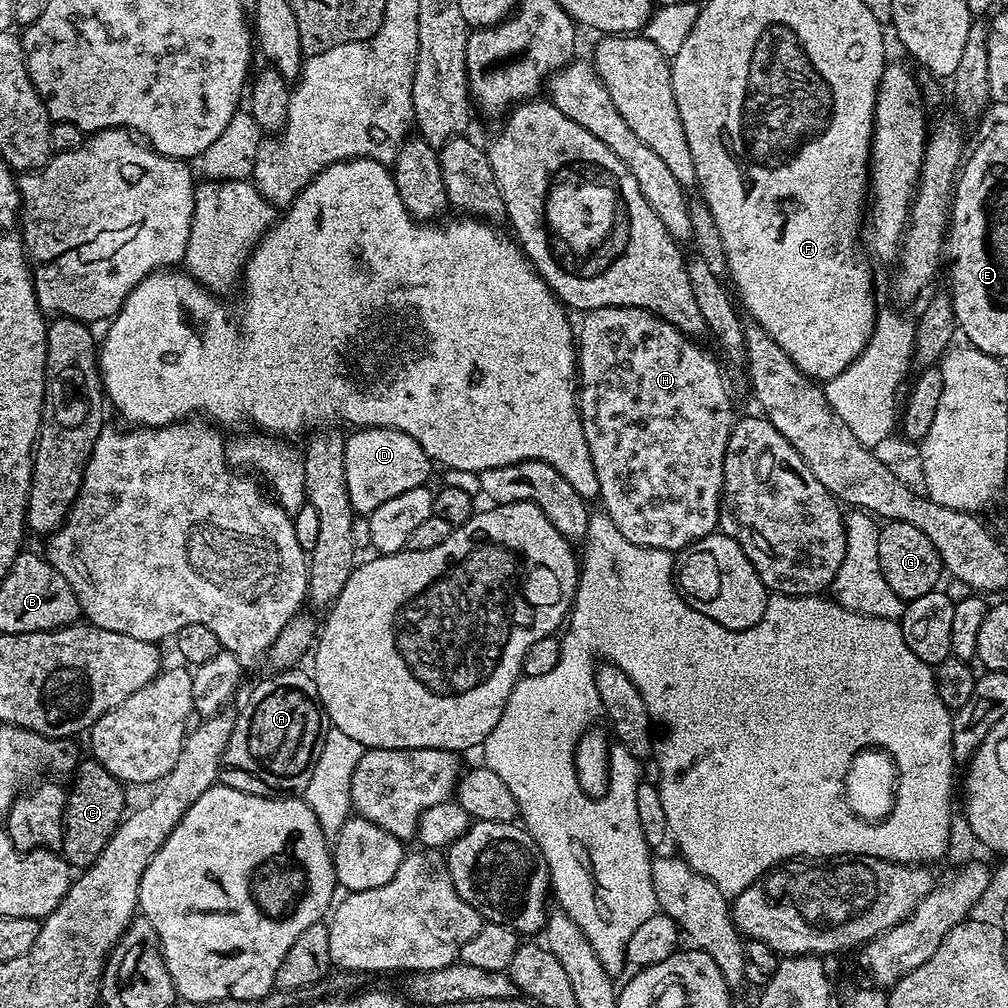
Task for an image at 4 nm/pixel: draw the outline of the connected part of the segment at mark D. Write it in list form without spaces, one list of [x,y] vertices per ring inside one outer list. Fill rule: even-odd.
[[[361,427],[344,441],[344,461],[346,462],[346,494],[350,496],[353,513],[370,514],[378,510],[382,502],[390,502],[406,490],[423,488],[429,483],[428,475],[434,469],[433,461],[428,459],[426,450],[410,438],[389,428]]]

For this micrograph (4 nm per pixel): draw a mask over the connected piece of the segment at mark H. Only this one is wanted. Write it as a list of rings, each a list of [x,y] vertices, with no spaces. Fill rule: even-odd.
[[[599,308],[583,313],[581,320],[584,321],[578,324],[578,407],[582,430],[586,434],[586,446],[590,446],[590,458],[594,462],[594,474],[598,474],[599,503],[604,503],[601,504],[603,511],[608,513],[614,526],[622,530],[622,538],[638,546],[679,553],[681,548],[698,542],[698,538],[706,538],[717,531],[720,523],[726,442],[730,438],[734,423],[732,400],[728,397],[728,388],[724,385],[723,374],[720,373],[721,361],[715,355],[712,357],[706,349],[699,348],[696,345],[699,343],[693,337],[685,336],[677,328],[670,326],[670,322],[641,308]]]

